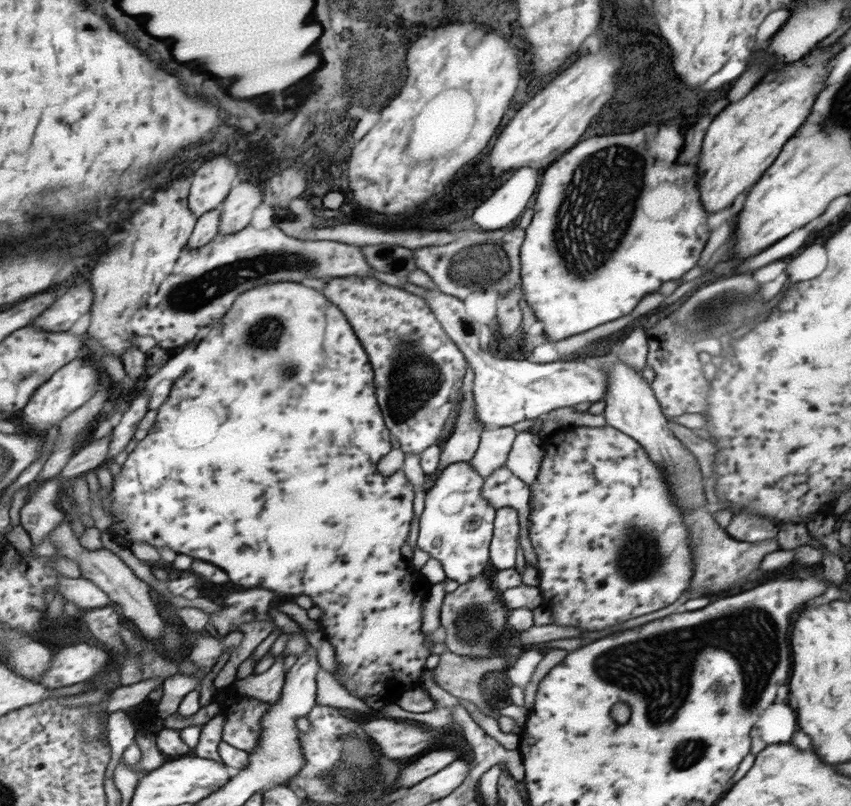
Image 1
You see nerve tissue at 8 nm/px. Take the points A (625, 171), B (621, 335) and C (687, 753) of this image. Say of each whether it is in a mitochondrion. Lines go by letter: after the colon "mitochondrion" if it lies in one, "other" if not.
A: mitochondrion
B: other
C: mitochondrion

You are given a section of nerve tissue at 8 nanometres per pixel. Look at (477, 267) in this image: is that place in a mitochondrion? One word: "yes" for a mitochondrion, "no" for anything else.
yes

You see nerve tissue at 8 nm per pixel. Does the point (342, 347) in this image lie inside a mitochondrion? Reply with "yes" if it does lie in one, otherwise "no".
no

